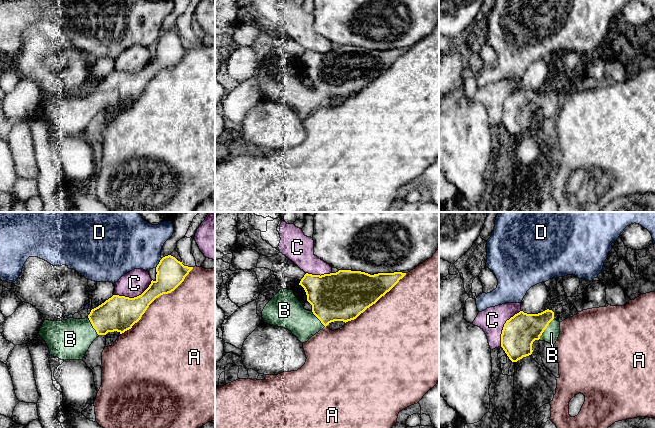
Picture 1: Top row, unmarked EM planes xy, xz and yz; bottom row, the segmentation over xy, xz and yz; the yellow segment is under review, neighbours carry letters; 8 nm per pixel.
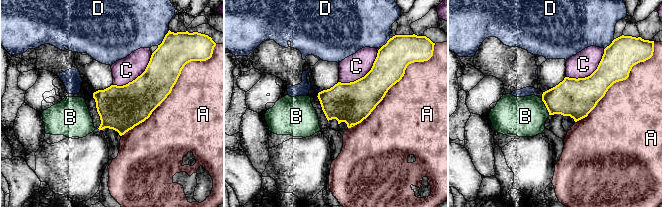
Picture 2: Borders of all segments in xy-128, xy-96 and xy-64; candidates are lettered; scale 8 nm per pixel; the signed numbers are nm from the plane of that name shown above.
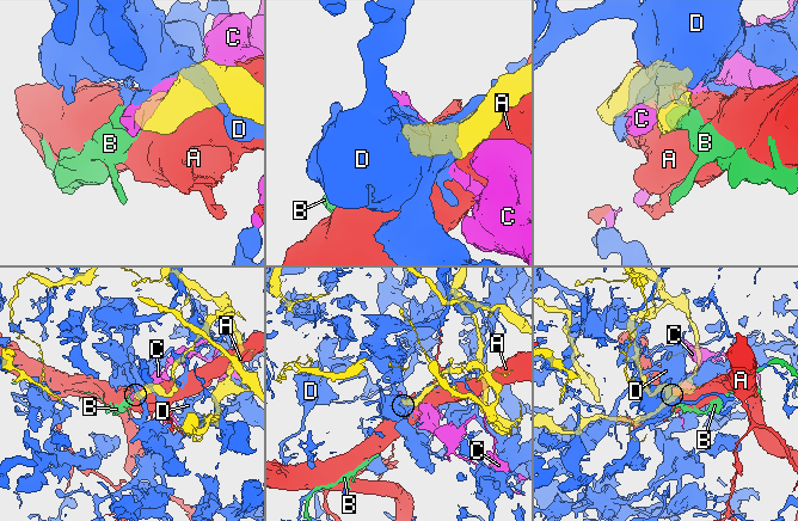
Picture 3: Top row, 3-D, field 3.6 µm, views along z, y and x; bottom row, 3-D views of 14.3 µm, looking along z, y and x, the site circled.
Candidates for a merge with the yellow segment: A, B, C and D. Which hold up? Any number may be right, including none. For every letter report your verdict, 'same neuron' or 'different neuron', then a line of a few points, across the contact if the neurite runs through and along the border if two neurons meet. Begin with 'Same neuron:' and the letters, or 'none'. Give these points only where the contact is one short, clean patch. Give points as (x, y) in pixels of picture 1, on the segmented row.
Same neuron: B
A: different neuron
B: same neuron; line yz (519, 332), (525, 328), (545, 328), (551, 333)
C: different neuron
D: different neuron

